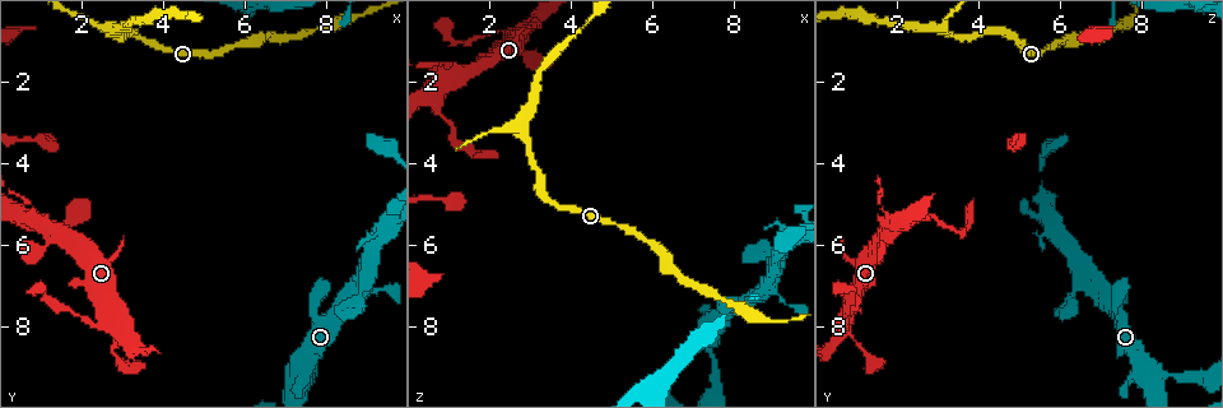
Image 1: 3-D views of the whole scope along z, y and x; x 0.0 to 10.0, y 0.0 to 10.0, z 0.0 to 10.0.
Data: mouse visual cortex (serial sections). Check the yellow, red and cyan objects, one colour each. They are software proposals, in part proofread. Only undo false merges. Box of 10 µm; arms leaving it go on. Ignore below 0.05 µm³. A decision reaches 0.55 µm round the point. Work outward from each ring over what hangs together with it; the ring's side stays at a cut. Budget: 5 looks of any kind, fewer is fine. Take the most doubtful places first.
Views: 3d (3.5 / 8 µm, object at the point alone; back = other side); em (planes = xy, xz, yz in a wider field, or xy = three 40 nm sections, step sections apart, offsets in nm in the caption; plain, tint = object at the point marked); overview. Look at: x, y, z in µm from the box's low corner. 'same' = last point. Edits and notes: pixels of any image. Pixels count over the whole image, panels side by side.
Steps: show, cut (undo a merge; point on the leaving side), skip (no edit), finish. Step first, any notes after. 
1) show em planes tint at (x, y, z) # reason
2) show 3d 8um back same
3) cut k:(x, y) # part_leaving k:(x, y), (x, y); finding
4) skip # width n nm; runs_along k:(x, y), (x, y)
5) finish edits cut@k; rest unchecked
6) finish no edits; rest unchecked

show 3d 8um at (8.70, 7.50, 6.25) # abrupt turn

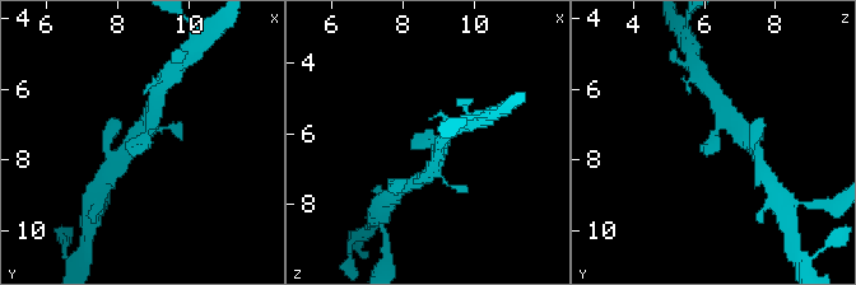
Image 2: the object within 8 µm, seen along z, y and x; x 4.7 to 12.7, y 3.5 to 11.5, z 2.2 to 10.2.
show 3d 3.5um same

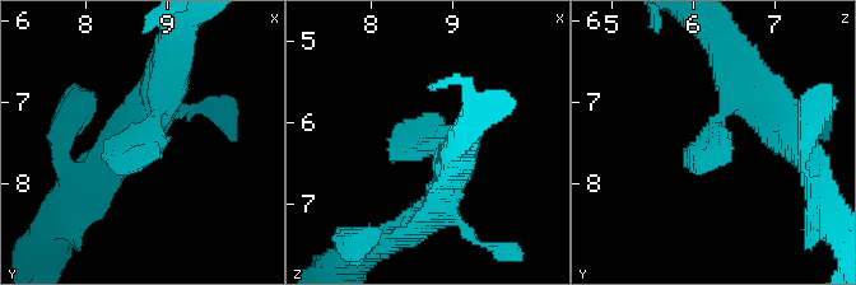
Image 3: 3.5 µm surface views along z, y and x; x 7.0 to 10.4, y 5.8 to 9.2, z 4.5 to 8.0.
show em planes tint at (8.70, 7.50, 6.25) # now the EM

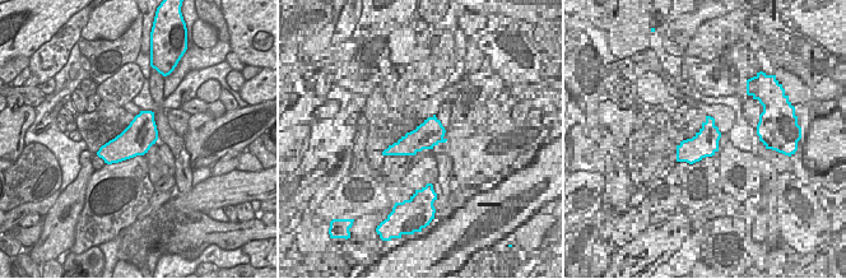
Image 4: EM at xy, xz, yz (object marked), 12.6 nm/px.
skip # width 400 nm; runs_along 3:(163, 96), (135, 150), (105, 139); one cell here

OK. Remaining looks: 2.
show 3d 3.5um at (2.80, 0.85, 3.25) # three-way junction

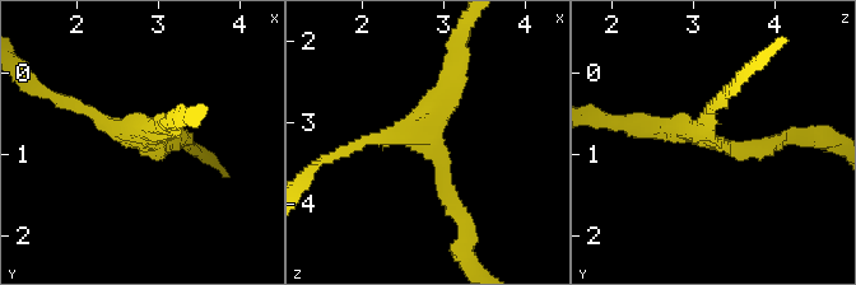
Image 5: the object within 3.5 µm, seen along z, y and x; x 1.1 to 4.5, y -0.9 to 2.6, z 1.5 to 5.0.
show em xy step 2 tint at (2.85, 0.80, 3.25) # now the EM

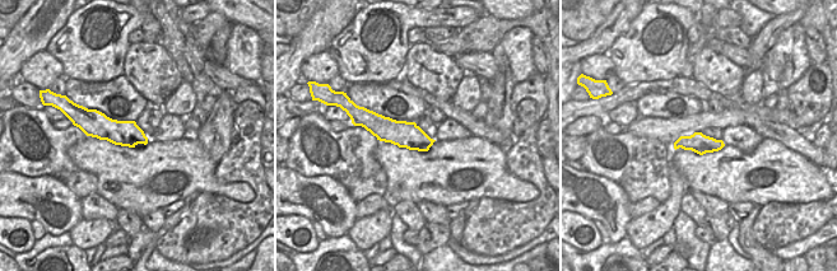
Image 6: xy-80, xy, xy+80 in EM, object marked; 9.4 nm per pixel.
skip # arm_widths 150, 200, 250 nm; runs_along 6:(364, 124), (429, 141); all the same cell

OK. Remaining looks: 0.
finish no edits; rest unchecked

